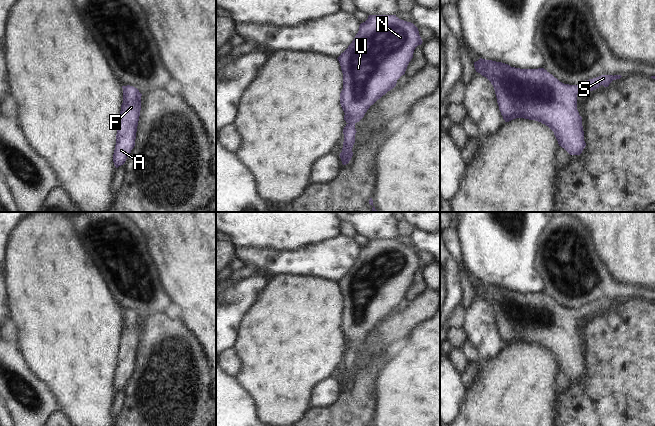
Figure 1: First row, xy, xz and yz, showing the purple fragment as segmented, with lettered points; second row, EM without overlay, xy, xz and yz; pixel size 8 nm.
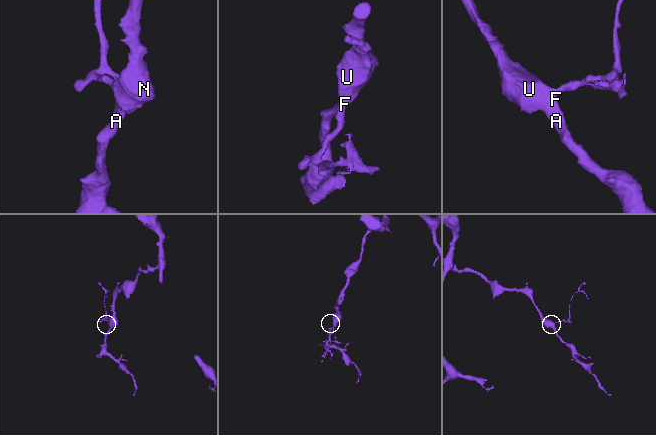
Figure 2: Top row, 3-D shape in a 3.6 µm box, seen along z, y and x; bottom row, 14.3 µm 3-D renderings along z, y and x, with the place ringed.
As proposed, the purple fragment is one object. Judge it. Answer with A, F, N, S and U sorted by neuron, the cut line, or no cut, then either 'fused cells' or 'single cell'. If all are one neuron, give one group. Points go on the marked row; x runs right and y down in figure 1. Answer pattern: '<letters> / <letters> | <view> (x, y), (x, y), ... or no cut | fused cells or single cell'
A F N S U | no cut | single cell

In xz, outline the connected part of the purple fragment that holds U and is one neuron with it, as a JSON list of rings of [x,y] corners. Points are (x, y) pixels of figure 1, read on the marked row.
[[[369,15],[368,19],[365,22],[360,24],[359,31],[356,34],[352,43],[337,58],[339,63],[340,63],[342,73],[343,73],[343,89],[340,93],[340,104],[341,104],[341,107],[342,107],[344,113],[345,113],[344,120],[347,123],[343,129],[344,142],[343,142],[342,152],[339,155],[343,165],[348,164],[353,156],[352,148],[353,148],[353,145],[355,143],[355,134],[357,132],[355,129],[355,124],[357,122],[359,122],[364,117],[365,113],[367,112],[367,110],[370,108],[371,105],[373,105],[378,99],[380,99],[383,95],[385,95],[388,91],[390,91],[391,89],[393,89],[396,86],[397,80],[402,75],[405,74],[407,66],[408,66],[409,62],[411,61],[411,59],[413,58],[413,53],[414,53],[415,48],[418,45],[421,45],[422,42],[423,41],[419,35],[418,28],[413,23],[401,20],[396,15]]]

